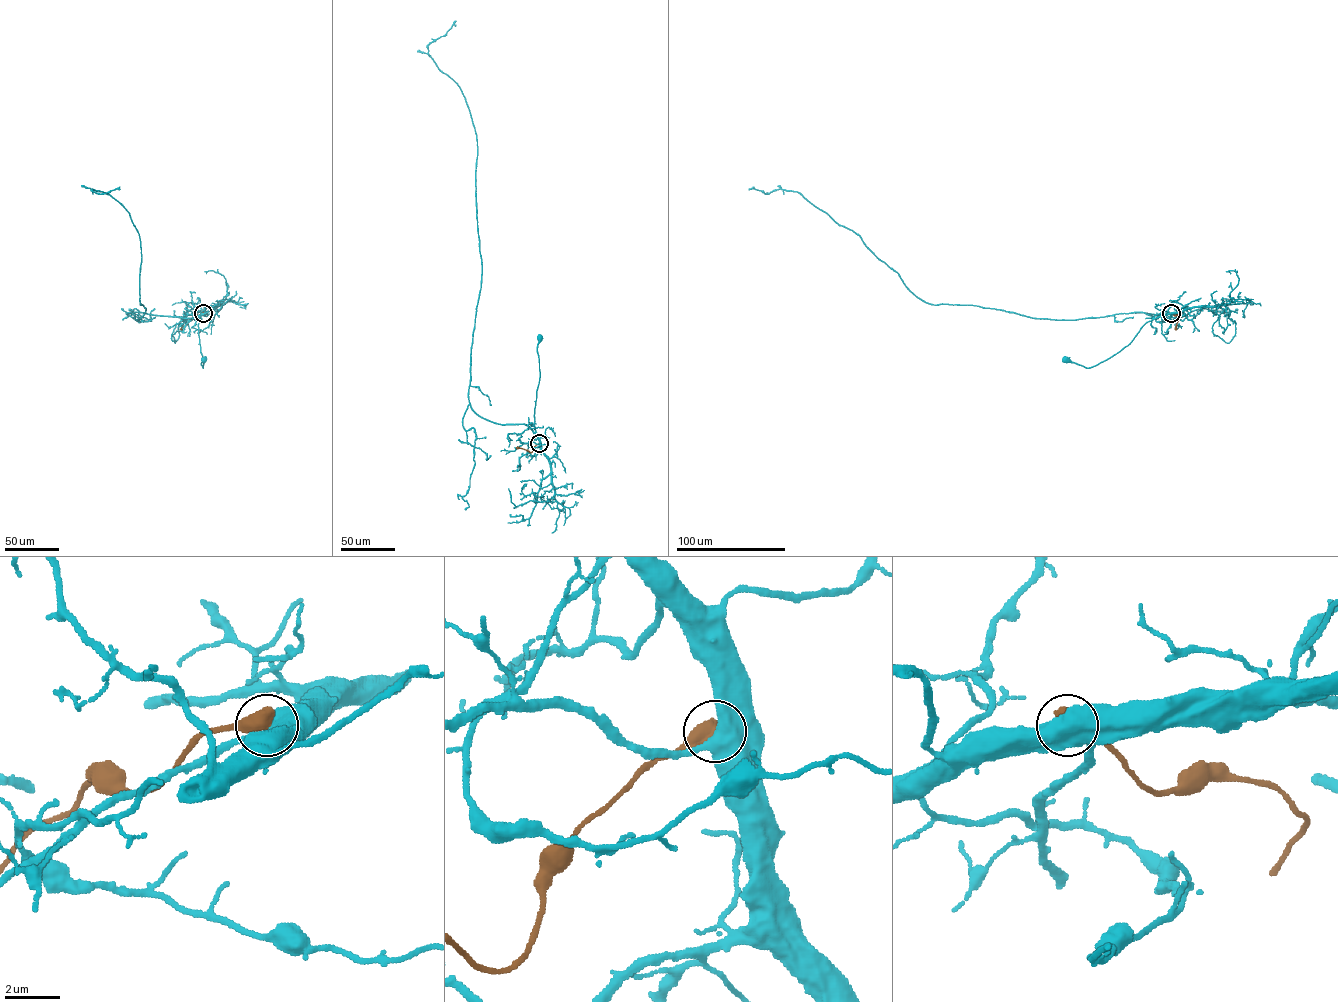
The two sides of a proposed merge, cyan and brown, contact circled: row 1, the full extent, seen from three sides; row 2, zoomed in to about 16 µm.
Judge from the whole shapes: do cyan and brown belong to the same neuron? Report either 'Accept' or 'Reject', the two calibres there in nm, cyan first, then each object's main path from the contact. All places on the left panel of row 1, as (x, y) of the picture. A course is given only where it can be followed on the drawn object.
Reject. Thickness 550 nm (cyan) against 650 nm. Course of cyan: (203, 313), (198, 319), (203, 368), (204, 359). Course of brown: (203, 313), (181, 330)

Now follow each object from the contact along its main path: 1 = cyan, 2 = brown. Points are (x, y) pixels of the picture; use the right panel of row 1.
1: (1171, 313), (1147, 322), (1128, 344), (1094, 366), (1086, 368), (1065, 359)
2: (1171, 313), (1180, 316), (1175, 330)

